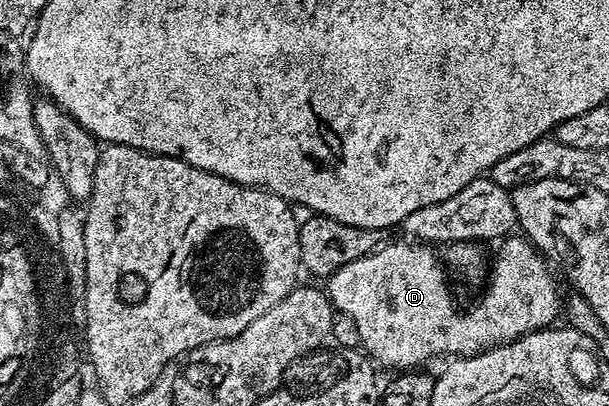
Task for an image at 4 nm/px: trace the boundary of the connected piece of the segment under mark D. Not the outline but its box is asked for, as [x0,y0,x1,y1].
[327,236,563,372]

